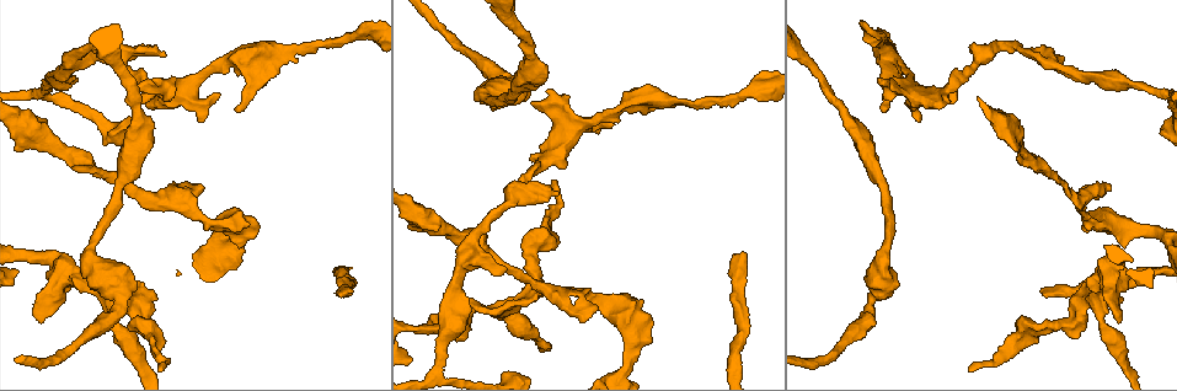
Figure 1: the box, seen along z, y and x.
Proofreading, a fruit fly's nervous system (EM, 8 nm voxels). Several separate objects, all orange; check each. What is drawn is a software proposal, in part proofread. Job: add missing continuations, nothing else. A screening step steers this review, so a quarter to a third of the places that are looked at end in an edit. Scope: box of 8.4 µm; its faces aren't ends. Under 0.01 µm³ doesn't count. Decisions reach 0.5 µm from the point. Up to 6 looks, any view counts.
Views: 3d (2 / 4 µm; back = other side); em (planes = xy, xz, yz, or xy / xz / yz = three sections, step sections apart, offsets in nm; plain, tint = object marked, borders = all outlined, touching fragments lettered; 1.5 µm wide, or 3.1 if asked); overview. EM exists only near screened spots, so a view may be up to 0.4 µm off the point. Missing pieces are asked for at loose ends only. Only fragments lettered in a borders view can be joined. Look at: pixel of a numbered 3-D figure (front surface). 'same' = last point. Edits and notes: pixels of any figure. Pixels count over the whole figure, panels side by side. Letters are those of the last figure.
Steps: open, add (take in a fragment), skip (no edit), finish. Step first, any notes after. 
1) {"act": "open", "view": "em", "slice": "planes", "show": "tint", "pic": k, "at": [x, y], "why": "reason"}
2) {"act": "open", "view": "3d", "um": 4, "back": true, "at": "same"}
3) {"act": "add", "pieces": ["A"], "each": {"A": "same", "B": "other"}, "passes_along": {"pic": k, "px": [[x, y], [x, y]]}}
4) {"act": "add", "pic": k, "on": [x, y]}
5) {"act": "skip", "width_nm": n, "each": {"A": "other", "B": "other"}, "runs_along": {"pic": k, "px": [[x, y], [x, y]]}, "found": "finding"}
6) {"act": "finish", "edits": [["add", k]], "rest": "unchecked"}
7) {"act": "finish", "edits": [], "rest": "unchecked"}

{"act": "open", "view": "3d", "um": 4, "pic": 1, "at": [42, 320], "why": "an open end"}

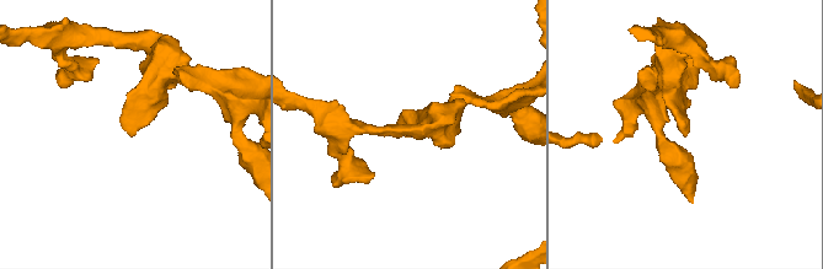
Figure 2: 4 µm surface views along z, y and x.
{"act": "open", "view": "em", "slice": "xy", "step": 8, "show": "borders", "pic": 2, "at": [410, 137]}

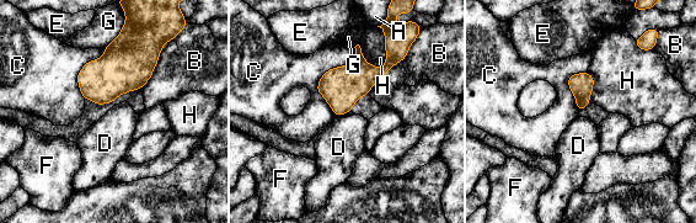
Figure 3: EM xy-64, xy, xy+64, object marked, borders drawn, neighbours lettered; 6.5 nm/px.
{"act": "open", "view": "em", "slice": "planes", "show": "borders", "at": "same"}

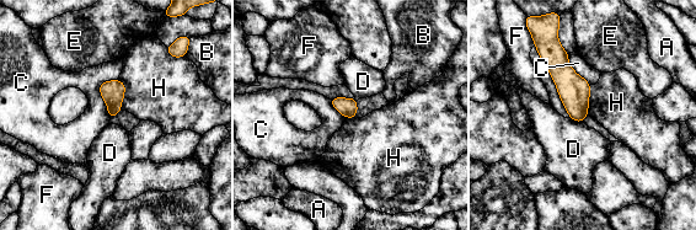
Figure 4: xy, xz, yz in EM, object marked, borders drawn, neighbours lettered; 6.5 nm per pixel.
{"act": "skip", "each": {"A": "other", "B": "other", "C": "other", "D": "other", "E": "other", "F": "other", "H": "other"}, "border": {"pic": 4, "px": [[117, 79], [124, 85], [121, 110]]}, "found": "no lettered fragment goes on from it"}

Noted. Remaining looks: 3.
{"act": "open", "view": "em", "slice": "planes", "show": "borders", "pic": 1, "at": [973, 368], "why": "branch stops here"}

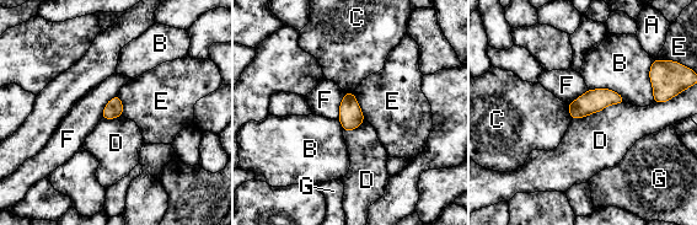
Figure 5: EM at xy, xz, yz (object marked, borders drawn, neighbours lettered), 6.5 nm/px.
{"act": "skip", "each": {"A": "other", "B": "other", "C": "other", "D": "other", "E": "other", "F": "other", "G": "other"}, "found": "no lettered fragment goes on from it"}

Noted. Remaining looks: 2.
{"act": "finish", "edits": [], "rest": "unchecked"}

